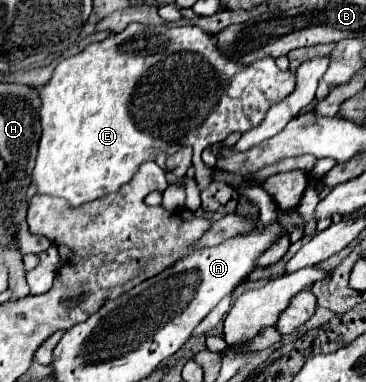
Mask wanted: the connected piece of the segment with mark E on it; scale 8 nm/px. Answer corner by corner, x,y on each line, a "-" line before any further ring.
131,23
121,33
109,35
105,41
93,43
85,51
81,51
79,55
73,55
73,57
61,61
57,65
51,81
41,87
39,95
43,99
43,105
41,105
43,135
41,135
41,141
39,141
37,163
35,163
35,169
33,169
33,181
37,183
37,193
63,197
73,207
79,207
79,205
83,205
87,201
95,201
95,199
99,199
99,197
103,197
107,193
117,191
121,185
125,185
135,175
135,171
139,169
141,163
155,161
155,157
159,153
167,151
169,147
191,145
197,151
197,149
205,149
205,147
215,145
215,143
223,143
233,131
247,133
247,131
251,131
251,127
255,129
263,121
263,117
267,115
269,107
283,101
293,89
295,89
295,71
291,71
291,69
281,71
275,65
273,57
259,59
259,61
255,61
251,65
239,65
235,61
227,61
227,57
223,57
223,51
213,41
213,35
205,33
201,27
179,25
179,23
165,23
165,25
157,25
157,27
147,27
147,25
141,25
141,23

